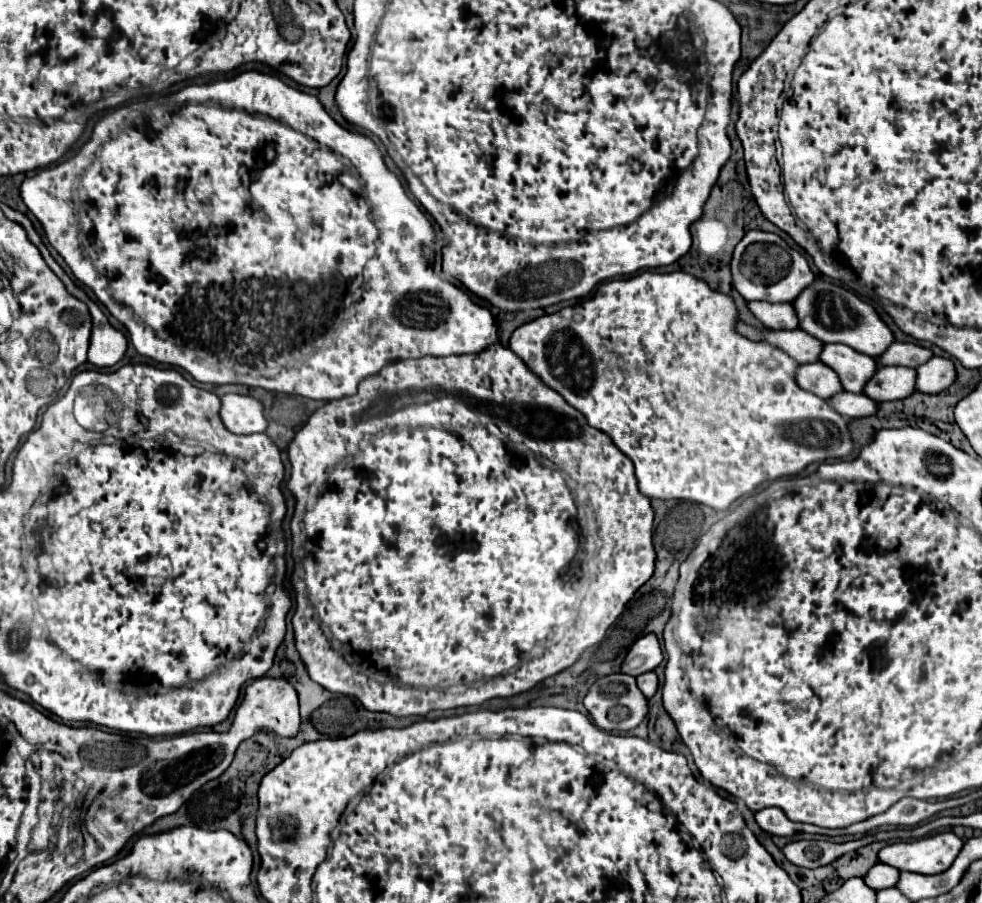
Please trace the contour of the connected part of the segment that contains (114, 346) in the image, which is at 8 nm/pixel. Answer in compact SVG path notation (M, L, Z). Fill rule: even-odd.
M2 203L2 211L4 211L4 215L10 219L10 221L14 221L14 223L18 223L18 225L22 225L24 229L26 229L26 233L28 233L28 239L38 247L38 251L40 251L40 255L44 257L44 261L48 263L48 267L60 277L60 281L66 285L66 289L68 289L68 293L70 295L74 295L76 299L80 299L82 303L86 303L88 305L88 309L90 309L90 315L92 315L92 335L90 335L90 347L88 347L88 361L94 365L94 367L98 367L98 369L106 369L106 367L112 367L112 365L116 365L122 357L124 357L124 353L126 353L126 347L128 347L128 341L126 341L126 337L120 333L120 331L116 331L110 323L108 323L108 319L106 319L106 315L100 311L100 307L64 273L64 269L52 259L52 255L48 253L48 249L46 249L46 245L42 243L42 239L40 239L40 235L36 233L36 229L32 227L32 223L30 223L30 219L26 217L26 215L22 215L22 213L18 213L18 211L14 211L14 209L10 209L8 205L4 205Z

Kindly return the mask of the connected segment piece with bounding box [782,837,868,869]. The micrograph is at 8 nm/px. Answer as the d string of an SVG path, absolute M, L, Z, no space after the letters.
M852 839L846 843L830 843L830 841L792 841L788 843L782 853L786 859L798 867L816 869L822 865L832 863L834 859L842 857L844 853L850 853L854 849L860 849L868 845L868 839Z

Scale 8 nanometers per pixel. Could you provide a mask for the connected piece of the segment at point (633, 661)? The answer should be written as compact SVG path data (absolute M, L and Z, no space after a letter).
M648 633L644 637L640 637L630 649L628 655L622 661L620 671L632 677L638 677L642 673L654 671L662 661L662 649L660 643L656 639L654 633Z

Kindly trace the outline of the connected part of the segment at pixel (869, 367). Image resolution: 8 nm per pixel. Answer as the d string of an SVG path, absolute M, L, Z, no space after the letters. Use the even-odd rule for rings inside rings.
M824 345L818 361L836 371L842 389L850 393L862 393L866 381L876 371L876 361L872 357L858 353L848 345Z

